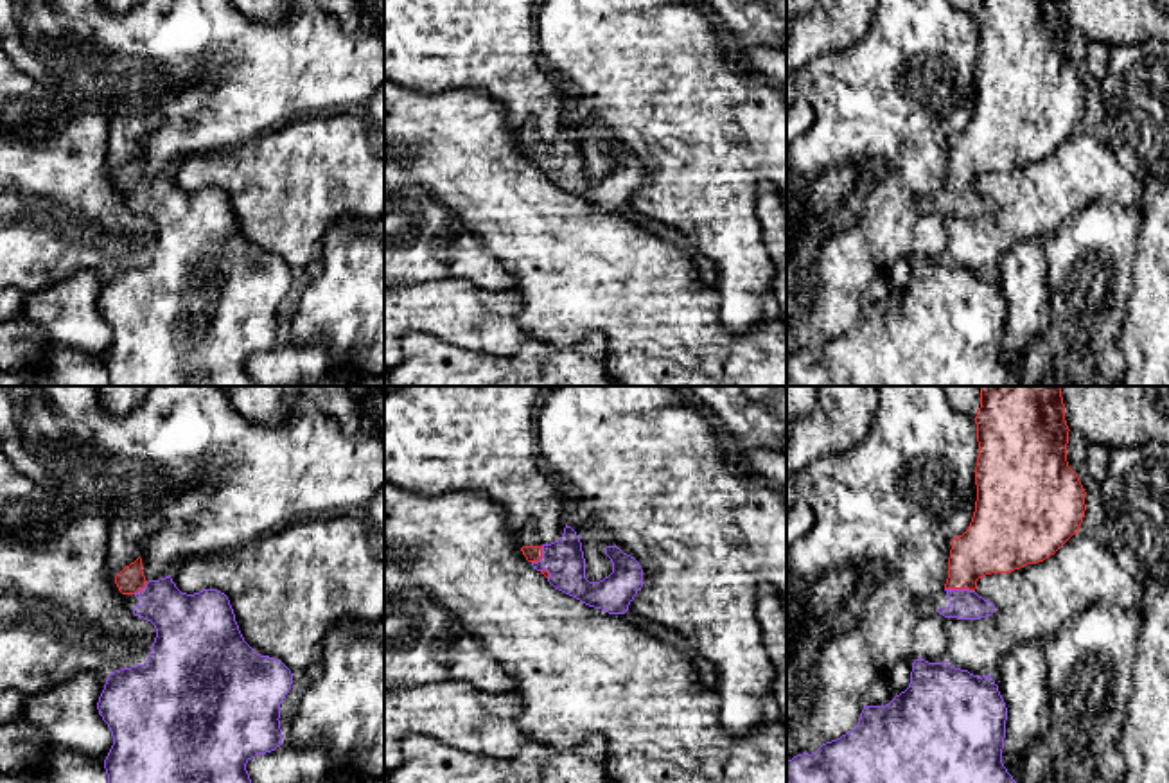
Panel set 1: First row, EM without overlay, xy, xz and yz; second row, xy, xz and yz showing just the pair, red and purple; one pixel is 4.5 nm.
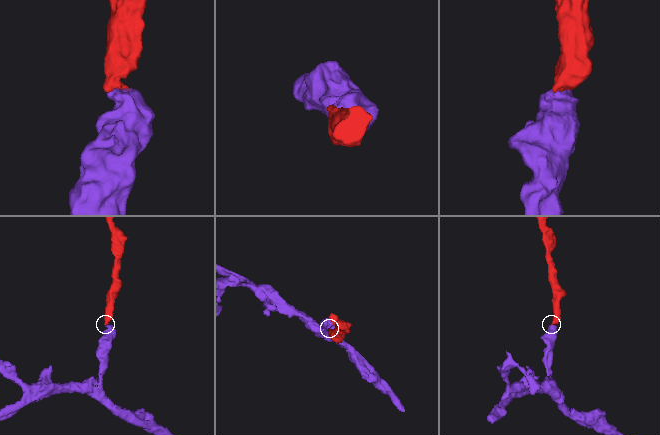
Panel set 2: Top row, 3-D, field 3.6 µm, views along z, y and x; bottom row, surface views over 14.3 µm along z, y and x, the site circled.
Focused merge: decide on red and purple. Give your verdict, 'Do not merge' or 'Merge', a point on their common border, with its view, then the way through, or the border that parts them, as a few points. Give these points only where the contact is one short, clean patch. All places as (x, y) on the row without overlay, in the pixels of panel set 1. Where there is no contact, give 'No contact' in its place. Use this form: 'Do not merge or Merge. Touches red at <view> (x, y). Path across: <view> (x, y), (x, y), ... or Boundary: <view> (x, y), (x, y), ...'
Merge. Touches red at yz (959, 185). Path across: yz (992, 140), (963, 169), (959, 185), (965, 202)

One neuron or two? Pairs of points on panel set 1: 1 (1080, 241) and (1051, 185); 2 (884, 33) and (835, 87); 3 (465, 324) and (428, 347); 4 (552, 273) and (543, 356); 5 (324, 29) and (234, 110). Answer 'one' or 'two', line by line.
1: two
2: one
3: two
4: two
5: one

